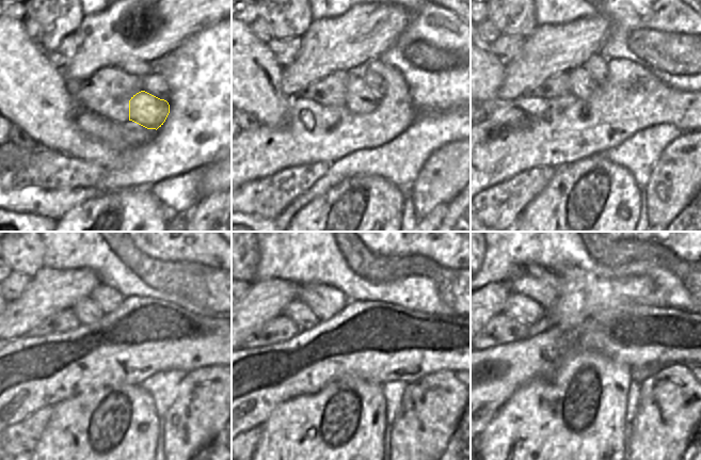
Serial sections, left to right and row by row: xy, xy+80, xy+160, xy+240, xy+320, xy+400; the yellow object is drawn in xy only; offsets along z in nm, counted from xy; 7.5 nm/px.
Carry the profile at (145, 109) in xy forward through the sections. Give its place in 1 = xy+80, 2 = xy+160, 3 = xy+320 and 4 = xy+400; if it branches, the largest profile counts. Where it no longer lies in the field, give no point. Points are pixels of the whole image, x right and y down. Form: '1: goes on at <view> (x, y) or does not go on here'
1: goes on at xy+80 (360, 98)
2: goes on at xy+160 (583, 84)
3: goes on at xy+320 (297, 311)
4: goes on at xy+400 (518, 305)

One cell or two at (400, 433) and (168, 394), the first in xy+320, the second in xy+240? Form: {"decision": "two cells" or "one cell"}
{"decision": "two cells"}

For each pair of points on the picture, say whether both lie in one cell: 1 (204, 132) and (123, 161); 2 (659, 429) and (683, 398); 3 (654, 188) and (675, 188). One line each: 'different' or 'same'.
1: different
2: same
3: same

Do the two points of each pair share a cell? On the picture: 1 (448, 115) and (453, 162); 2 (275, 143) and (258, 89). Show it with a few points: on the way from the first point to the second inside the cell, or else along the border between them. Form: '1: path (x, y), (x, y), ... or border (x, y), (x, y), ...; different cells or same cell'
1: border (459, 139), (437, 147), (430, 155); different cells
2: border (288, 111), (283, 126), (276, 128), (261, 126); different cells

